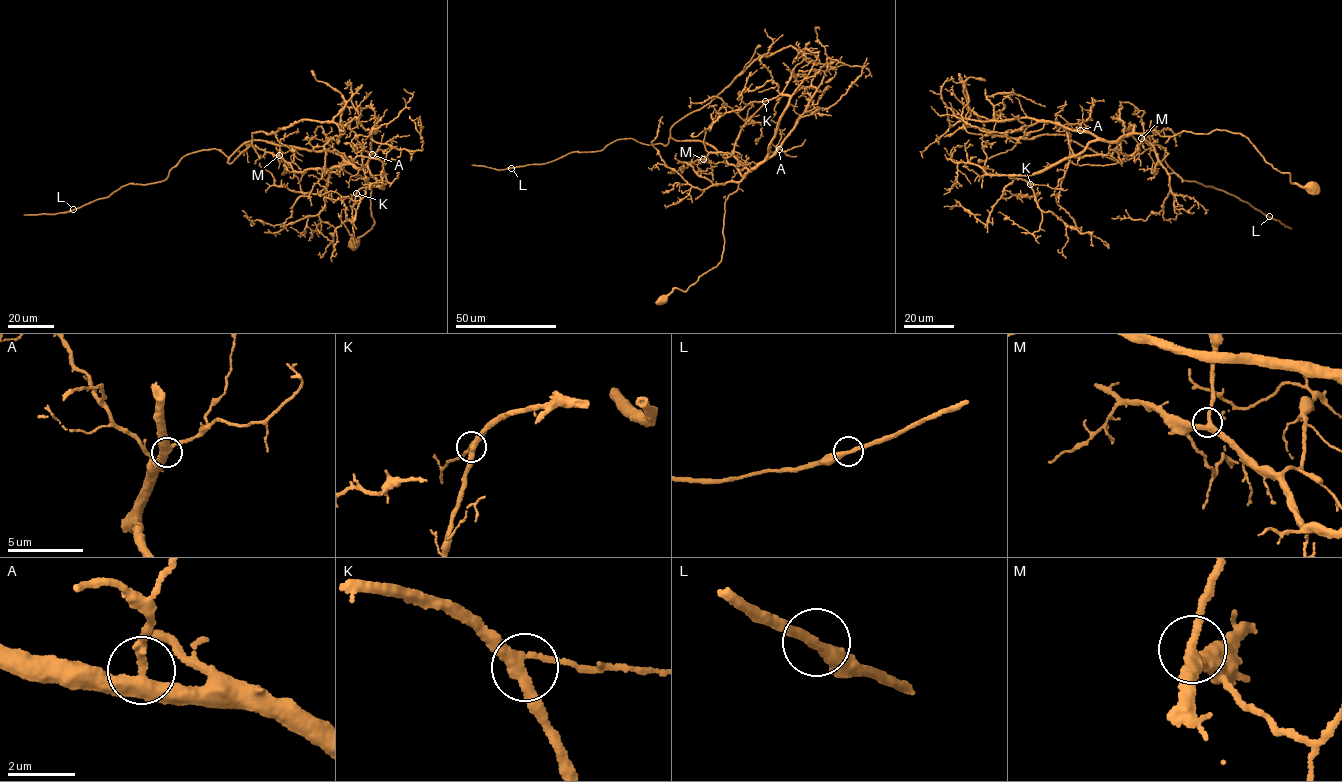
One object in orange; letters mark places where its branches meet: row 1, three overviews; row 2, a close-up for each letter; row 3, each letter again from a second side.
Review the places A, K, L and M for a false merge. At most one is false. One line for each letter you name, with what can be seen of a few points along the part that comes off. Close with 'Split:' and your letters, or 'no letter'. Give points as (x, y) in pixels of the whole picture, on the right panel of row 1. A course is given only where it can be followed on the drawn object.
Split: no letter

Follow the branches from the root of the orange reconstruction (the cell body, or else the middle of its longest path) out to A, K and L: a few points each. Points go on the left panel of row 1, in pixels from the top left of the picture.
A: (353, 246), (373, 226), (371, 184), (361, 176), (337, 169), (345, 161), (358, 168), (367, 166), (372, 154)
K: (353, 246), (373, 226), (371, 185), (337, 169), (342, 161), (366, 165), (383, 187), (356, 193)
L: (353, 246), (373, 226), (371, 184), (333, 151), (260, 140), (73, 209)

